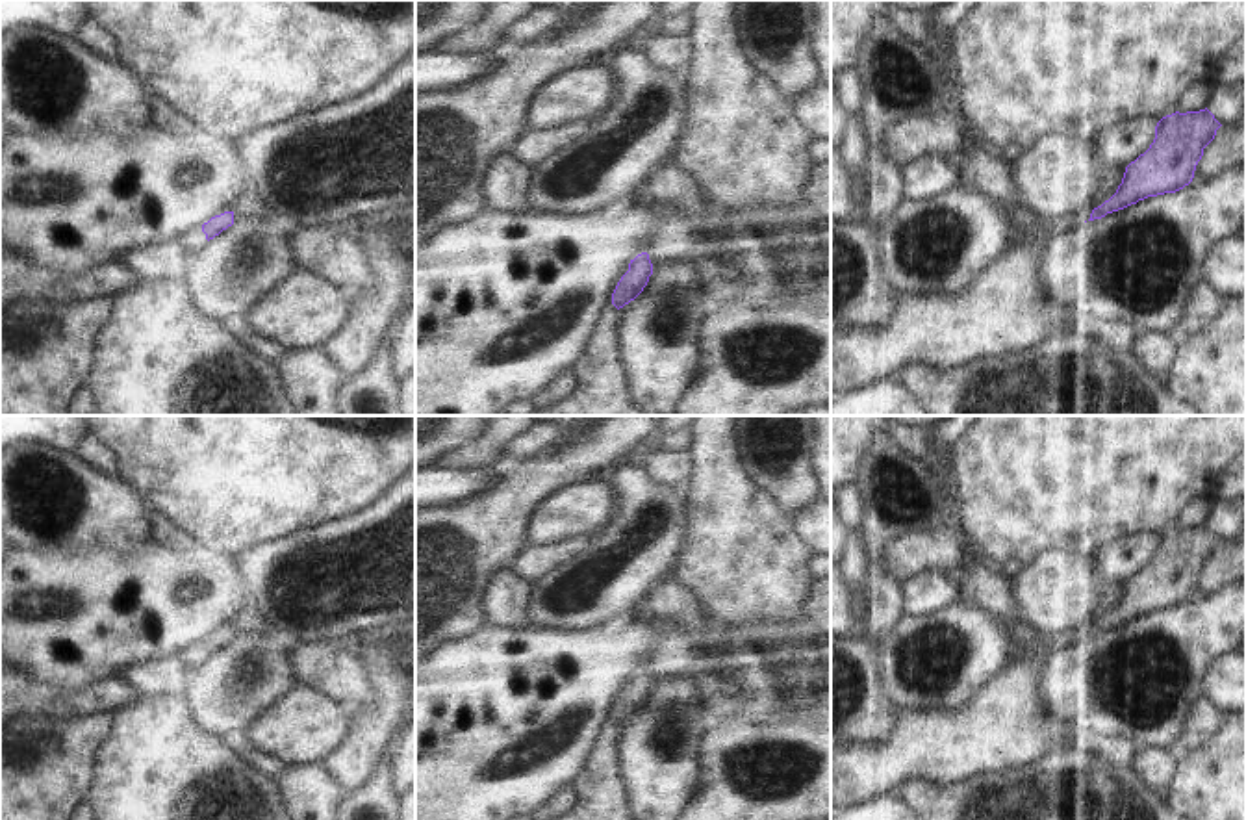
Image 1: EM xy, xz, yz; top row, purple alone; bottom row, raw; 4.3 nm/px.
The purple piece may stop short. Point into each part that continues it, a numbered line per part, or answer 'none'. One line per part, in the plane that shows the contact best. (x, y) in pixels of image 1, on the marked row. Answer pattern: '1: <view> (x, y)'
1: xy (193, 242)

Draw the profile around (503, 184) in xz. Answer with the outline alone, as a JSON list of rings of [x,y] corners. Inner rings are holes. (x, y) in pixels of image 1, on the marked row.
[[[501,150],[482,174],[482,195],[499,213],[521,213],[528,167],[515,160],[510,150]]]

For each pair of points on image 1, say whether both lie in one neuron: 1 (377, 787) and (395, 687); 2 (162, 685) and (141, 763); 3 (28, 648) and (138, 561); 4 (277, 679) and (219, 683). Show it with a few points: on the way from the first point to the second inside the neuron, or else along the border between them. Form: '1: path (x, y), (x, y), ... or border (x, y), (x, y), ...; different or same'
1: border (371, 774), (345, 793); different
2: border (182, 696), (141, 698); different
3: path (56, 620), (80, 618), (110, 589); same
4: path (262, 681), (251, 687), (234, 687); same

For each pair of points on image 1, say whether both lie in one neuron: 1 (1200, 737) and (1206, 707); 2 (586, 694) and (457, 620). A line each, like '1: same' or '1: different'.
1: same
2: different

